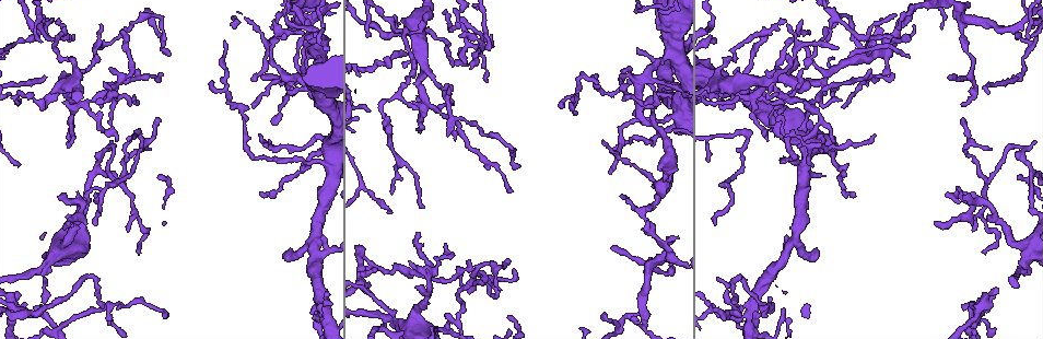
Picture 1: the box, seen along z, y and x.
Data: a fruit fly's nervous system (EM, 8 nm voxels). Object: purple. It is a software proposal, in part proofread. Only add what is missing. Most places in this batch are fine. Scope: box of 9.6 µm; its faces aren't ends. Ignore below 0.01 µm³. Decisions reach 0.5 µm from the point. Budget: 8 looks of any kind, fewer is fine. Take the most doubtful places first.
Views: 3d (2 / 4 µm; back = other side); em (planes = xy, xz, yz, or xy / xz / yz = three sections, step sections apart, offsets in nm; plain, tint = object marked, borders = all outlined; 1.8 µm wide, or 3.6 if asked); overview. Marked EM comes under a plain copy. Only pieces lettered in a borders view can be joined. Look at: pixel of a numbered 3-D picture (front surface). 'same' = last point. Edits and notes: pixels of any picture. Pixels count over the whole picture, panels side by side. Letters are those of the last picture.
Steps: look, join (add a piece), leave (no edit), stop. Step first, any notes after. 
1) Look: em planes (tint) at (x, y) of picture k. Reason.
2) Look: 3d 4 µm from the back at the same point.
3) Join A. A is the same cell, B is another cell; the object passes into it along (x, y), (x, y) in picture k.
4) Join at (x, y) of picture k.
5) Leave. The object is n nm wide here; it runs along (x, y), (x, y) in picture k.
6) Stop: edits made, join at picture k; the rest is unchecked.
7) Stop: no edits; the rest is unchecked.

Look: em yz step 4 (tint) at (102, 304) of picture 1. Thin end.

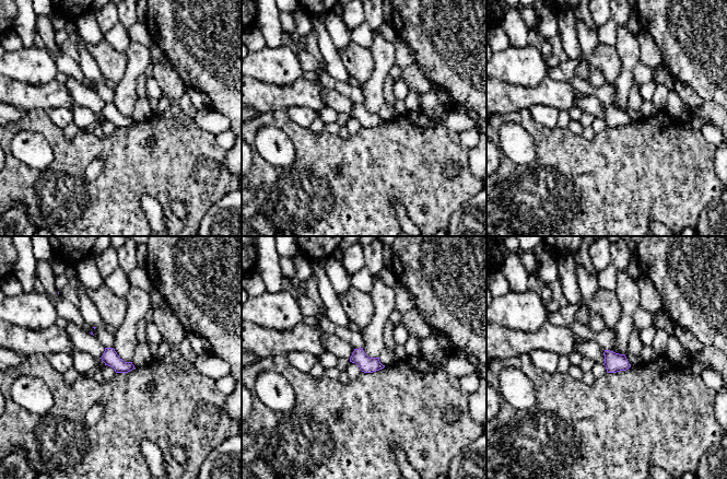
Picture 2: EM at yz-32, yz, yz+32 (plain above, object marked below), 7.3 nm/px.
Look: em planes (tint) at the same point. Cut it another way.

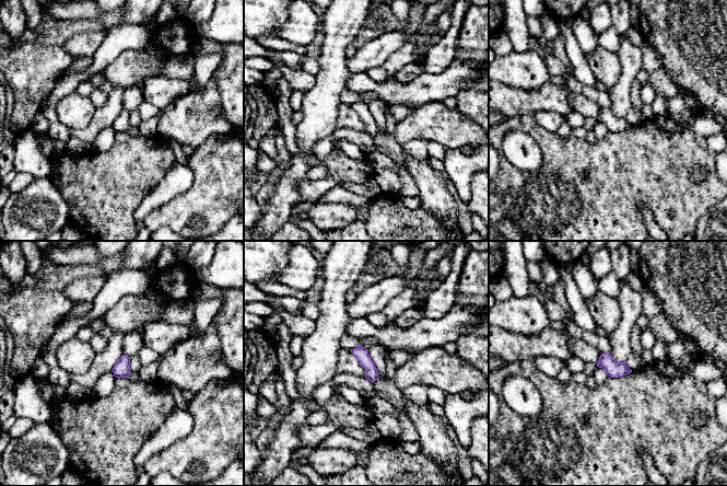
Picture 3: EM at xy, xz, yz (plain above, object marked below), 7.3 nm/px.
Look: em planes (borders) at the same point.

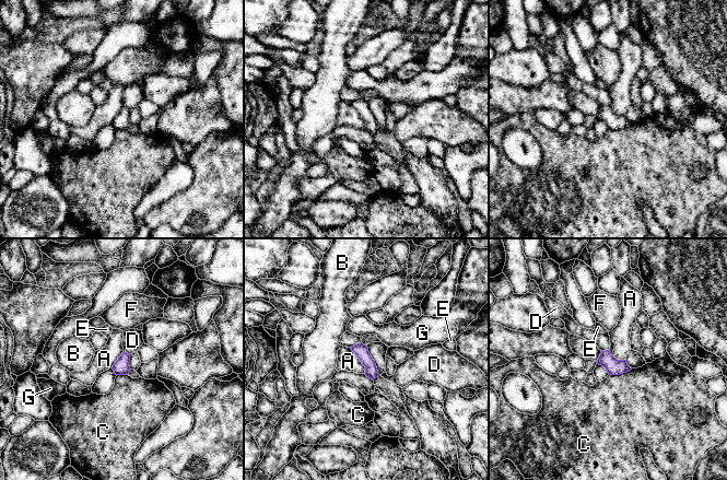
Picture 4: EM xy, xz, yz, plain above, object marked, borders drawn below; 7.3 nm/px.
Leave. A, B, C, D, E, F and G are other cells; no lettered piece goes on from it.

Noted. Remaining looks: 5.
Look: em planes (borders) at (388, 210) of picture 1.

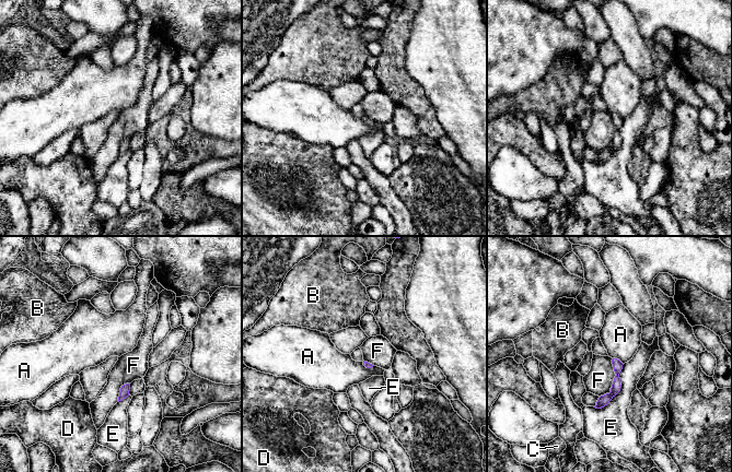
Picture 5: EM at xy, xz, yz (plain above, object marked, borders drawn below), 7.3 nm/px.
Leave. A, B, C, D, E and F are other cells; it runs along (616, 362), (616, 387), (599, 405) in picture 5; no lettered piece goes on from it.

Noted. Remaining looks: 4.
Look: 3d 2 µm at (103, 131) of picture 1. Thin end.

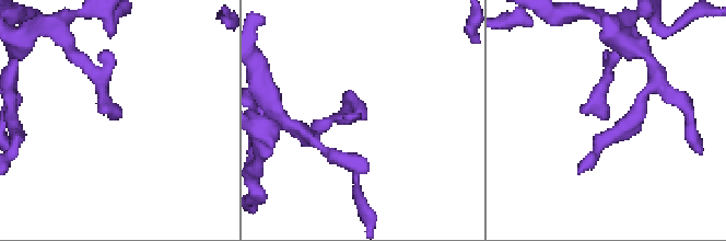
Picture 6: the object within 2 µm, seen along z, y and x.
Look: em planes (borders) at (118, 116) of picture 6. Need the tissue.

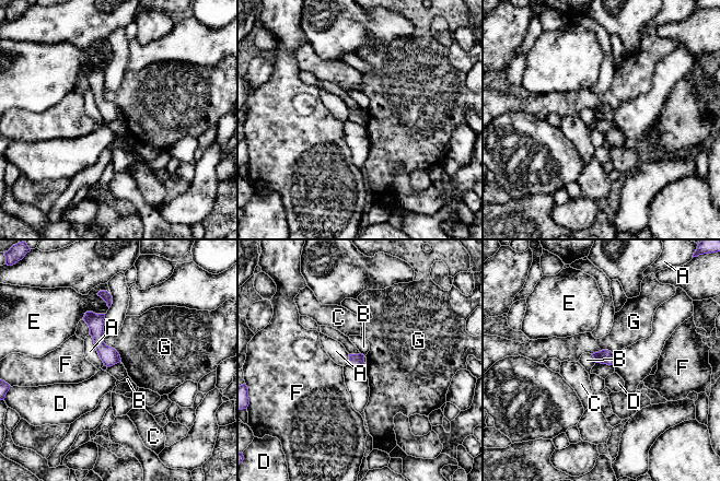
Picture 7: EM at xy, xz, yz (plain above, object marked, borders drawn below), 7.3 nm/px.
Leave. A, B, C, D, E, F and G are other cells; a border runs along (104, 333), (120, 361) in picture 7; none of them fits.

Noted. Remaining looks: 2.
Look: em planes (borders) at (716, 223) of picture 1. Tapers out.

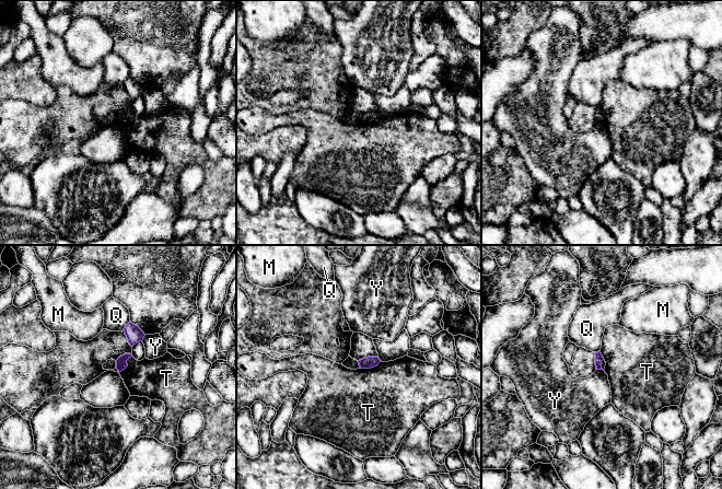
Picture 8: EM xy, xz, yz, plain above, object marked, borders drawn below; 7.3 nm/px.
Leave. M, Q, T and Y are other cells; none of them fits.

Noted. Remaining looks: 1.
Stop: no edits; the rest is unchecked.

